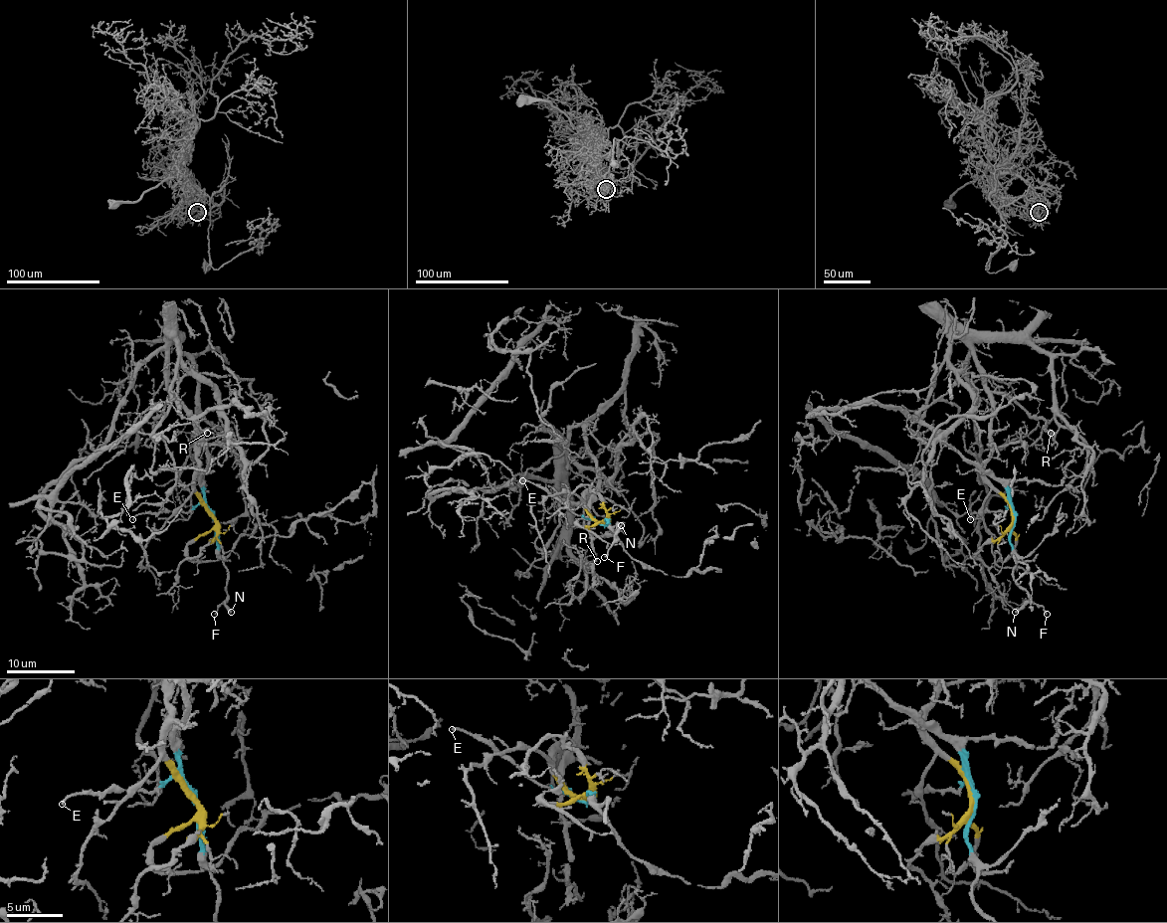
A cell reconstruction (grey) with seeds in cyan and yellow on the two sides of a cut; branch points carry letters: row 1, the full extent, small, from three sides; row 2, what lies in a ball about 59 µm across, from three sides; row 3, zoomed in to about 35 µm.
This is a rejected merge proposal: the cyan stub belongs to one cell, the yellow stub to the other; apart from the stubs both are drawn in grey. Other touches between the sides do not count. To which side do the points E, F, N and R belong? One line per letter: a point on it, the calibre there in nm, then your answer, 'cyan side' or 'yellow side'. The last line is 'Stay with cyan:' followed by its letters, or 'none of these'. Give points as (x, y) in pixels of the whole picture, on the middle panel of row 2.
E: place (522, 480); calibre 160 nm; cyan side
F: place (604, 557); calibre 150 nm; cyan side
N: place (621, 525); calibre 220 nm; cyan side
R: place (597, 561); calibre 110 nm; yellow side
Stay with cyan: E, F, N

